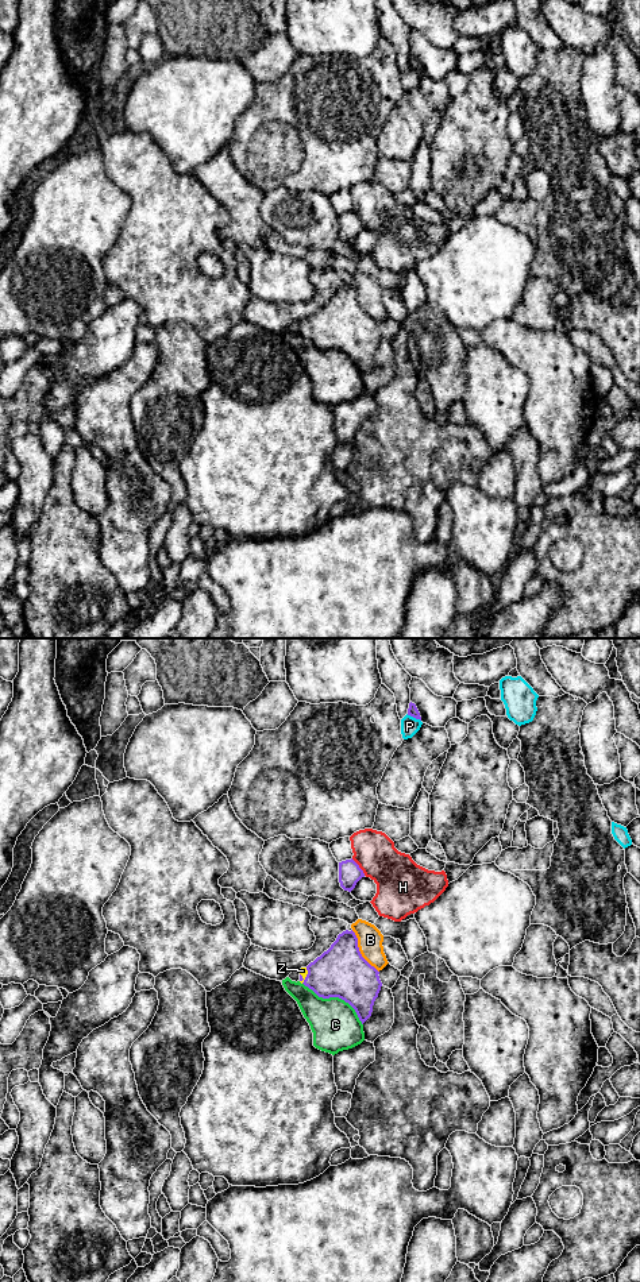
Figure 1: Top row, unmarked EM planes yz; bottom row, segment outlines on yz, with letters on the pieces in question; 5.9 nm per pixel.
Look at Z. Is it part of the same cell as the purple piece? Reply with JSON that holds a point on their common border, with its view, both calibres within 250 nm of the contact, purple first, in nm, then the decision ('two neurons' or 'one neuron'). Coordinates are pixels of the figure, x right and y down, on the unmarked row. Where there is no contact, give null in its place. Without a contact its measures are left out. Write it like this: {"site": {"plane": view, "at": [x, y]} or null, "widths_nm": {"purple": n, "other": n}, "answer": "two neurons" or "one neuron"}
{"site": {"plane": "yz", "at": [307, 328]}, "widths_nm": {"purple": 300, "other": 50}, "answer": "one neuron"}

